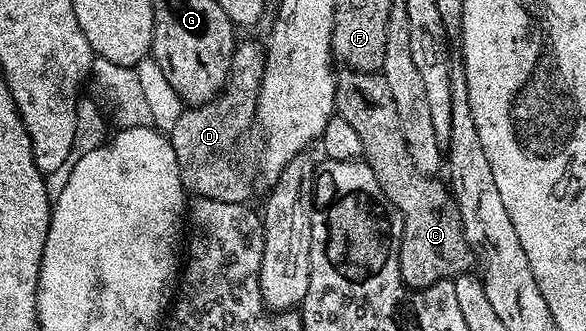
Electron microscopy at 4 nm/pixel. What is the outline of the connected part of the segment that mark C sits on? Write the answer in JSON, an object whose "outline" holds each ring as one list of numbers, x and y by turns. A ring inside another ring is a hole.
{"outline":[[341,69,336,72,336,77,336,114,351,121,355,133,359,133,364,162,375,173,379,189,387,193,403,217,399,249,401,280,410,289,420,289,466,274,474,266,475,256,469,250,469,242,461,228,457,200,453,198,452,190,444,182,440,183,440,178,425,175,413,162,401,132,395,97,391,95,391,89,387,89,385,76]]}

